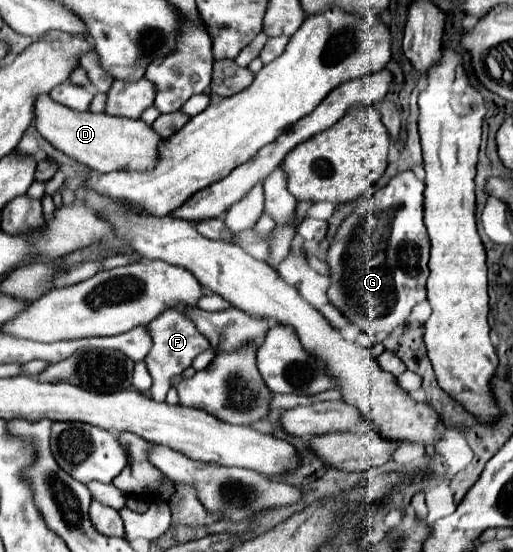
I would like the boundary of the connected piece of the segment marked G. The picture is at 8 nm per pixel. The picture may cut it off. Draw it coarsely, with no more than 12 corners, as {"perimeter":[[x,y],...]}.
{"perimeter":[[397,173],[341,223],[329,301],[389,335],[425,299],[423,181]]}

